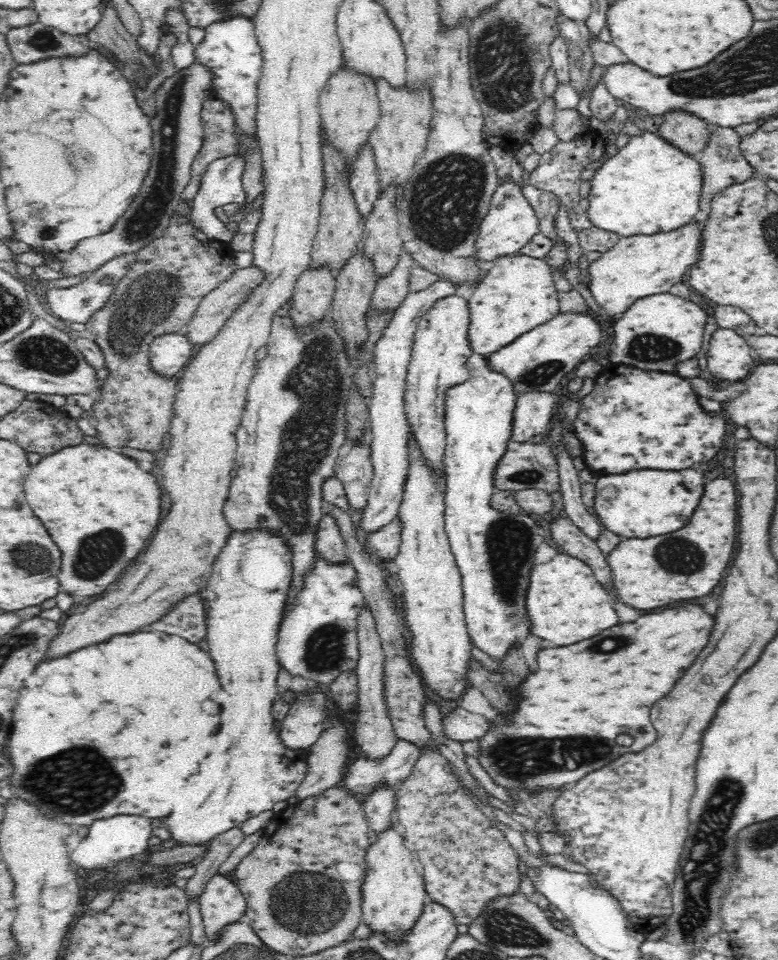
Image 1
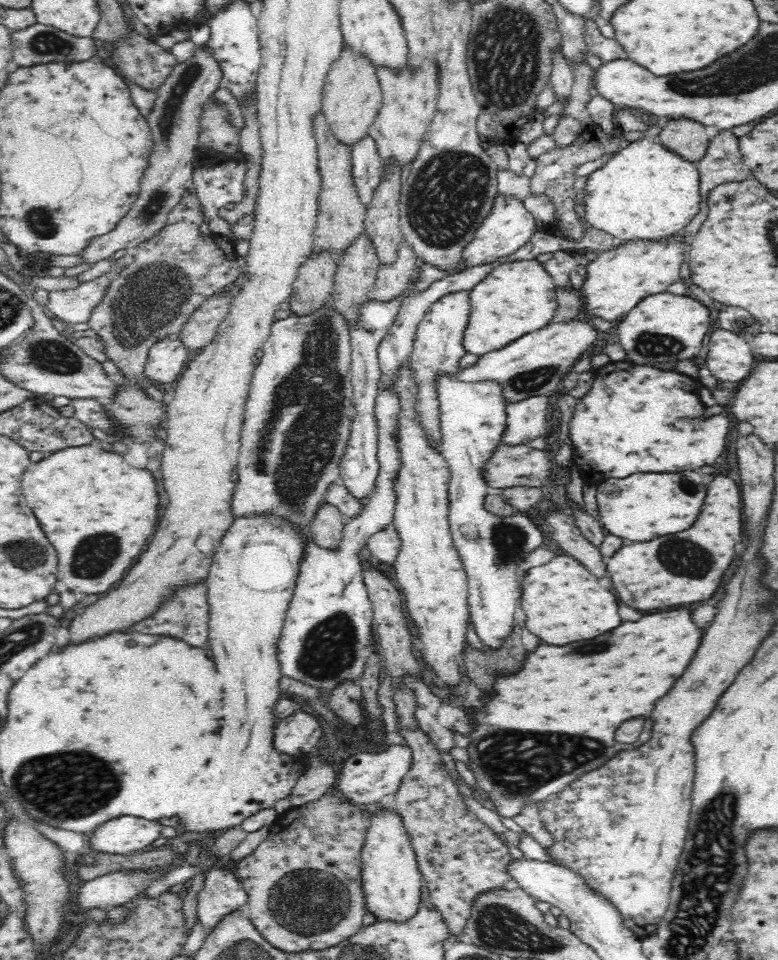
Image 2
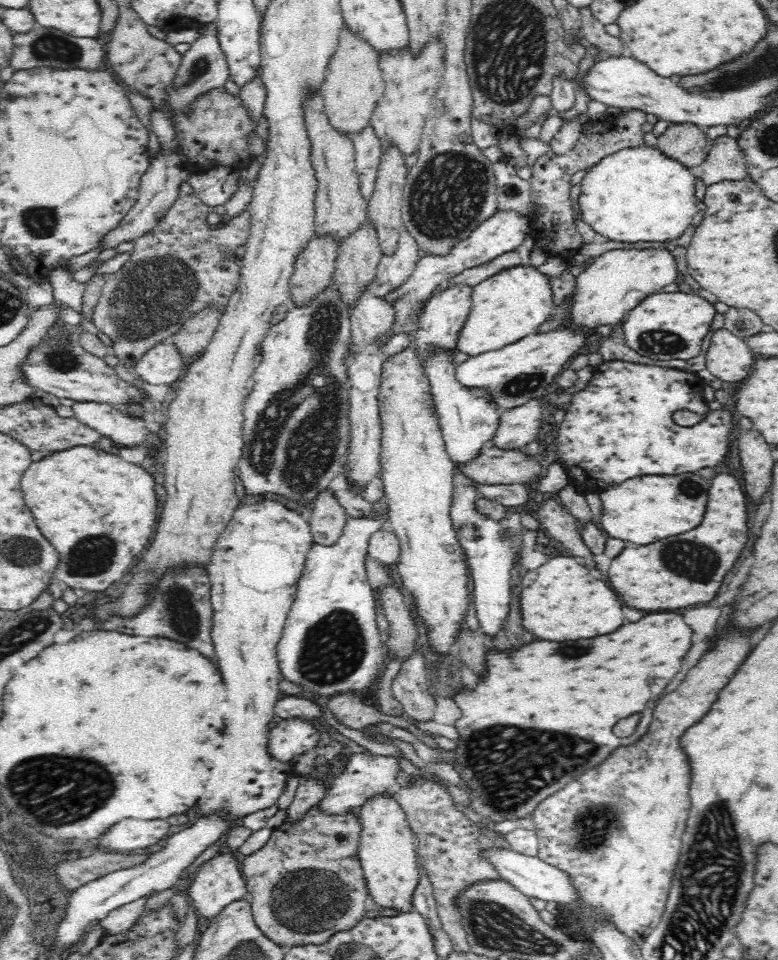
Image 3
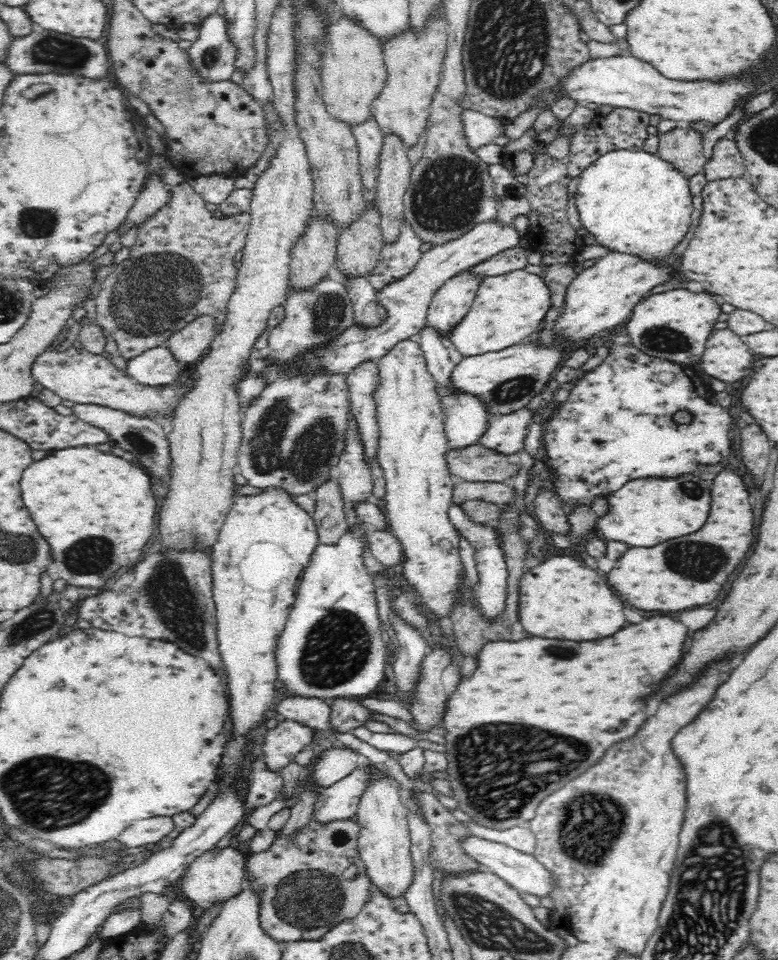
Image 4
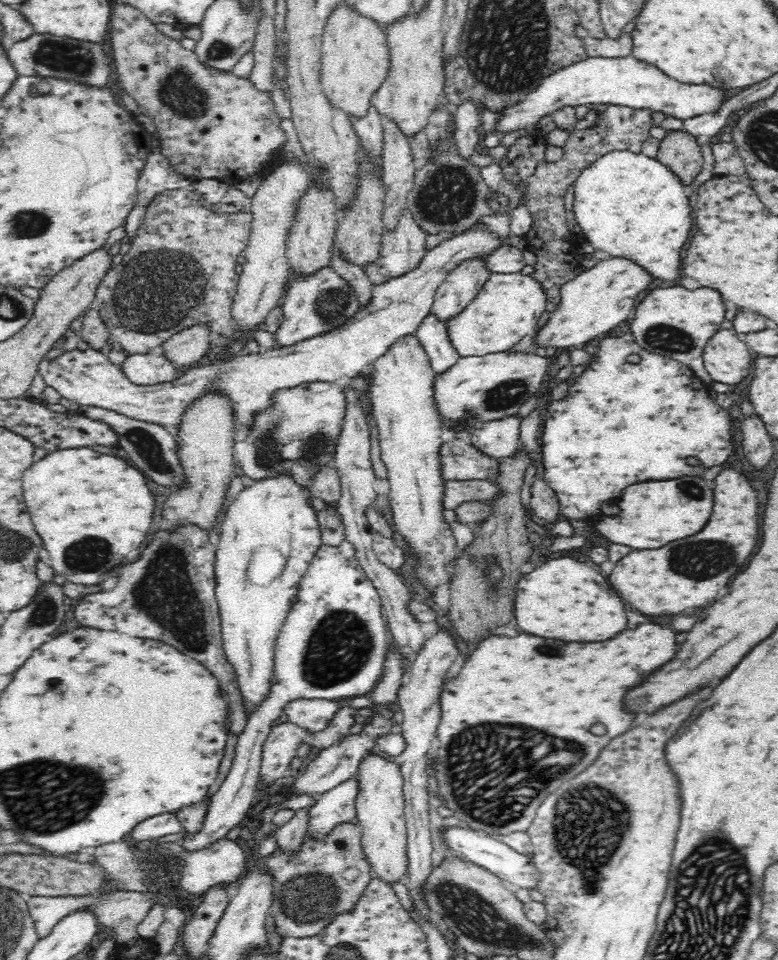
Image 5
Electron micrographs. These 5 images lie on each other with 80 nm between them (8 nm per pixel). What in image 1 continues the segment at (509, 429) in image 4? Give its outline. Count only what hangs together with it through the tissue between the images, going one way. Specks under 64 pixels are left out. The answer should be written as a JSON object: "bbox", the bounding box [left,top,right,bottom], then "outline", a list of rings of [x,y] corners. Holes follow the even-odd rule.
{"bbox":[512,391,556,442],"outline":[[[532,391],[520,394],[512,426],[512,439],[526,442],[538,434],[546,434],[556,406],[550,391]]]}

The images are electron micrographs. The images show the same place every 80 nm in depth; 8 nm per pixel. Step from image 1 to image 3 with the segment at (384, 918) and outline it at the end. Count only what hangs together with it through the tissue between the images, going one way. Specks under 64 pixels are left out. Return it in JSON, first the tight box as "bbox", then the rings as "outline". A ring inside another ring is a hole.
{"bbox":[358,794,420,916],"outline":[[[382,794],[382,796],[368,800],[364,806],[360,807],[360,810],[359,816],[363,822],[363,830],[358,855],[370,902],[381,910],[394,910],[396,916],[411,912],[413,910],[412,900],[414,900],[420,882],[420,864],[416,855],[416,837],[410,831],[406,815],[390,794]]]}

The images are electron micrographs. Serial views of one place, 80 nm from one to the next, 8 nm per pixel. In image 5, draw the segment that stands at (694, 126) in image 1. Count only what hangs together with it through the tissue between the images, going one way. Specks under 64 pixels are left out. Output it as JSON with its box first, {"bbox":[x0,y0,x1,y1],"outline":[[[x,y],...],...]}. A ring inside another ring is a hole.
{"bbox":[657,128,704,187],"outline":[[[683,128],[668,131],[666,137],[660,141],[657,159],[668,165],[688,187],[704,166],[701,143],[701,139]]]}

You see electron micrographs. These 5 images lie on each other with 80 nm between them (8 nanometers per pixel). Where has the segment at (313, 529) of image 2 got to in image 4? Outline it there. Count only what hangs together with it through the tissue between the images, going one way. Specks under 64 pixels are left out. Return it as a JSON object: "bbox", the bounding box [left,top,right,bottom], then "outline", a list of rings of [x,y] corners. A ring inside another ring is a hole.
{"bbox":[310,479,349,544],"outline":[[[331,479],[320,486],[312,497],[316,500],[316,507],[310,515],[316,527],[318,542],[336,544],[349,527],[341,488],[336,480]]]}

